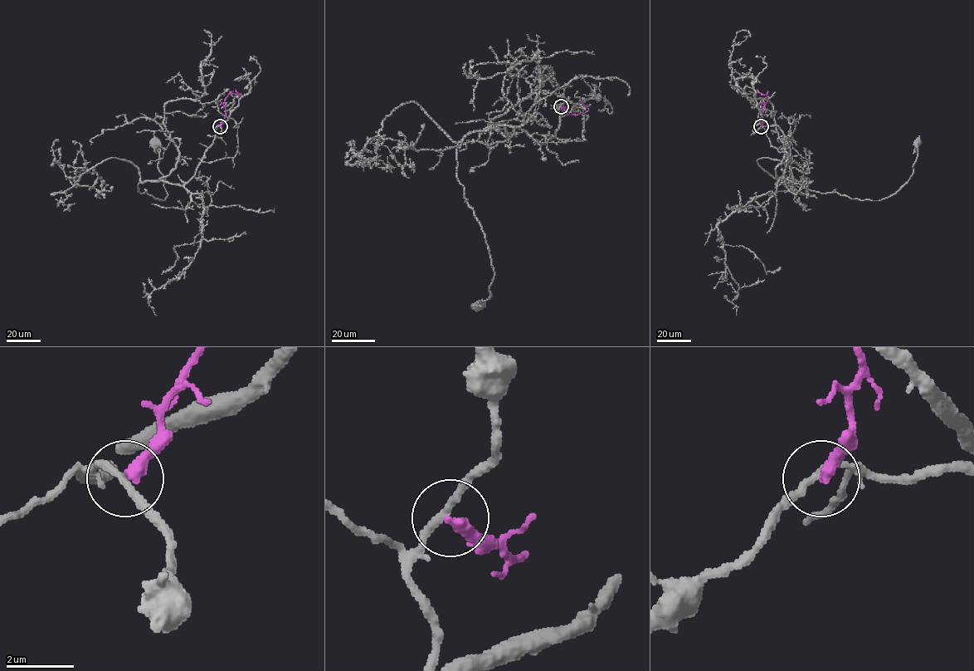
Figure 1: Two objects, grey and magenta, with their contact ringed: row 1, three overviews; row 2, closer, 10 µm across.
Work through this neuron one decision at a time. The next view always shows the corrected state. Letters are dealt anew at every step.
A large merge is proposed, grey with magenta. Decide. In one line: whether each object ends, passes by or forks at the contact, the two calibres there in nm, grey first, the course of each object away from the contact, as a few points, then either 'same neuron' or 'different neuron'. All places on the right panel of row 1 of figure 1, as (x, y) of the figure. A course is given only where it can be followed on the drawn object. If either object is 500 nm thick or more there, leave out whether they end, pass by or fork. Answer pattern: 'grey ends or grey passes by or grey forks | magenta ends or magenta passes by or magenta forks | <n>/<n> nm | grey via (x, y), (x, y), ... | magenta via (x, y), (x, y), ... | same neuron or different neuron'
grey passes by | magenta ends | 200/360 nm | grey via (761, 126), (777, 125), (790, 149), (776, 185), (860, 200), (882, 199), (903, 186), (917, 143) | magenta via (761, 126), (767, 93), (762, 95), (757, 90) | different neuron

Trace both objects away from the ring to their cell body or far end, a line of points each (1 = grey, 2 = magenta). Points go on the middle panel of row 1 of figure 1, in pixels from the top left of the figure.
1: (560, 106), (559, 127), (544, 144), (506, 125), (471, 131), (458, 142), (457, 179), (494, 271), (480, 305)
2: (560, 106), (568, 108), (567, 114), (582, 114), (588, 109), (581, 102)

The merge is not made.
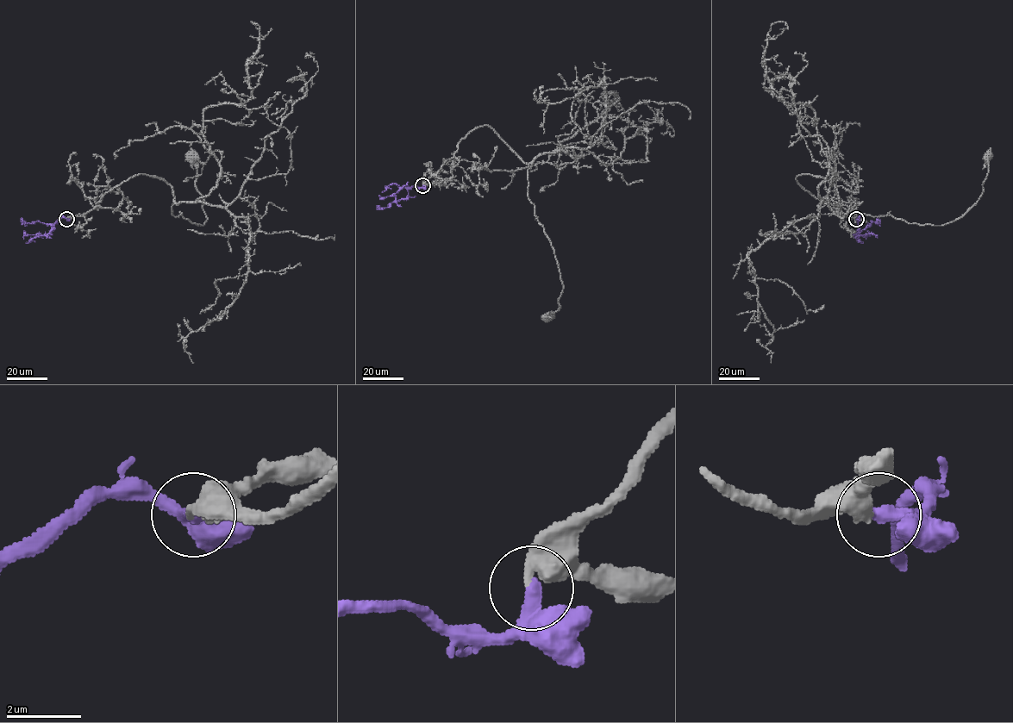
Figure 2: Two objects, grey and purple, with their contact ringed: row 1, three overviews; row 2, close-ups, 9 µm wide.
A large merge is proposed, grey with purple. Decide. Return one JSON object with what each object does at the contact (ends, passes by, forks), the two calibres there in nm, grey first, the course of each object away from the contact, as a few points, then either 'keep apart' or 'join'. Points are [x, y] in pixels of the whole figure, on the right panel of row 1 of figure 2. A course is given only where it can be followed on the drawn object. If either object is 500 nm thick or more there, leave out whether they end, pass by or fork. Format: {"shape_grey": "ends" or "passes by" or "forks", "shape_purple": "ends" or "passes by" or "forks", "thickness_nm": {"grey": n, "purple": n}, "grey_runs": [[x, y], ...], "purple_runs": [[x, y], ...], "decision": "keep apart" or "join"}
{"shape_grey": "ends", "shape_purple": "ends", "thickness_nm": {"grey": 360, "purple": 440}, "grey_runs": [[856, 219], [796, 177], [828, 178], [834, 204], [847, 210], [941, 225], [977, 202], [987, 156]], "purple_runs": [[856, 219], [859, 217], [859, 233], [872, 221], [878, 222], [877, 219]], "decision": "join"}

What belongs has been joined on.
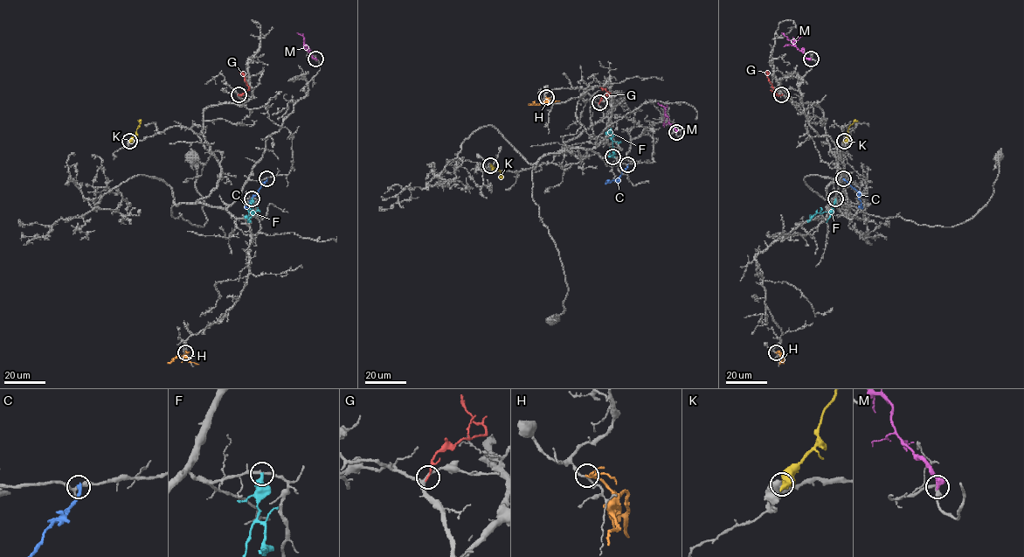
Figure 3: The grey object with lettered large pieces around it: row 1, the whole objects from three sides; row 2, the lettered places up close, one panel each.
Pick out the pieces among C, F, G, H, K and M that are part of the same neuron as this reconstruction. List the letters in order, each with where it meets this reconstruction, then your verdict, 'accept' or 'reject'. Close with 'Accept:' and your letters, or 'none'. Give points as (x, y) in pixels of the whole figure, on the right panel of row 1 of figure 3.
C: meets grey at (843, 178); reject
F: meets grey at (835, 198); reject
G: meets grey at (781, 94); reject
H: meets grey at (776, 352); reject
K: meets grey at (844, 141); reject
M: meets grey at (811, 59); reject
Accept: none

